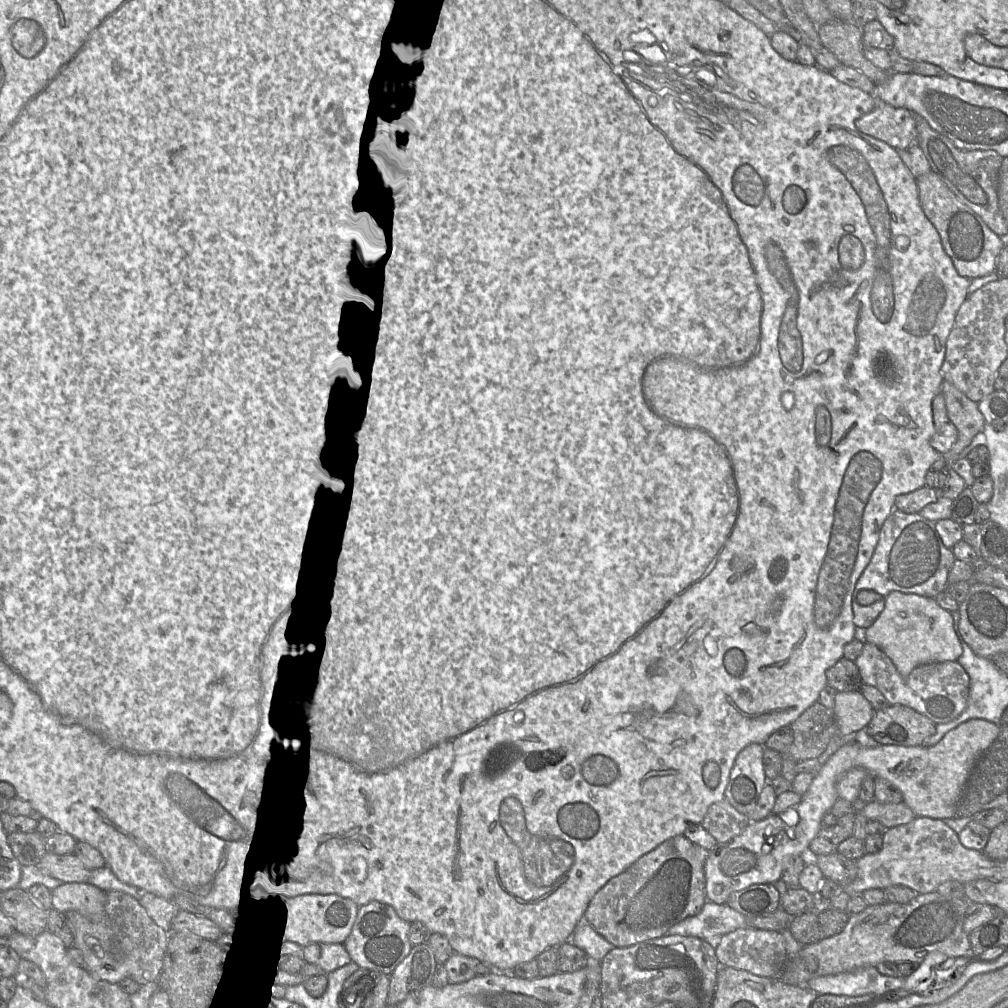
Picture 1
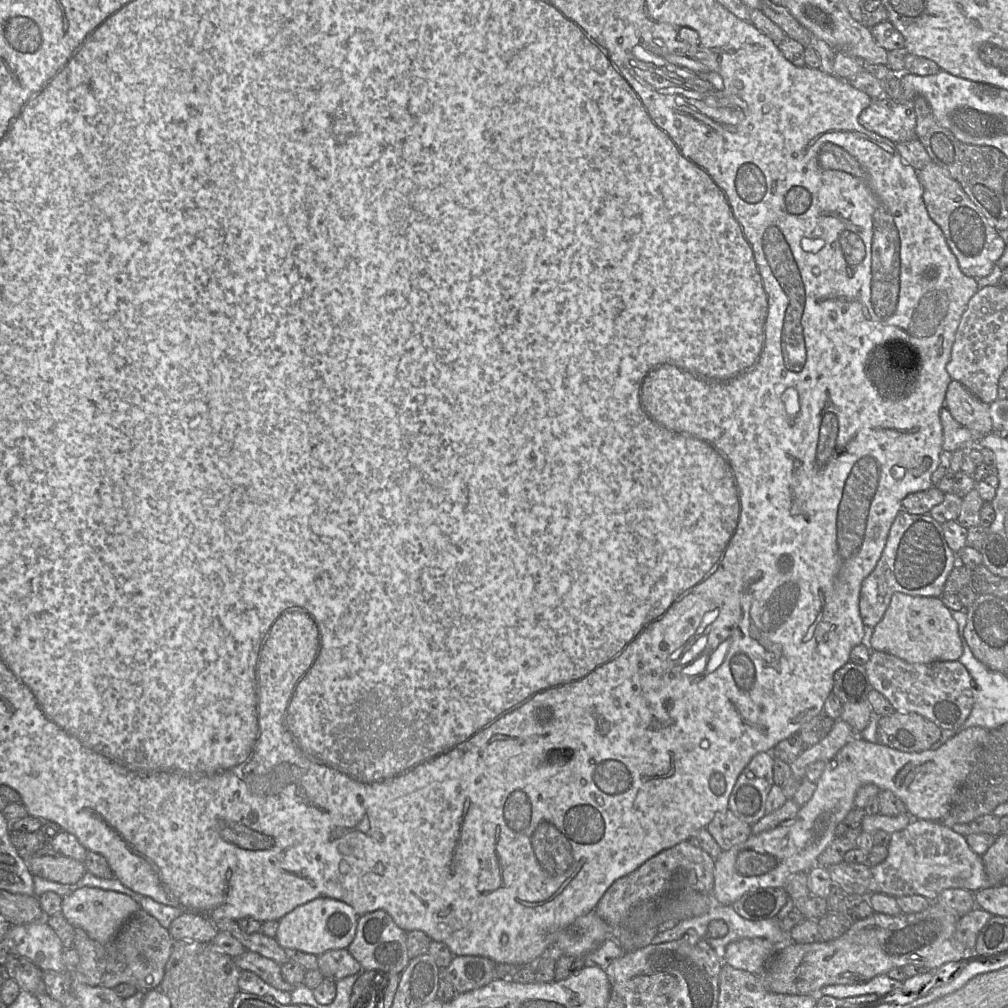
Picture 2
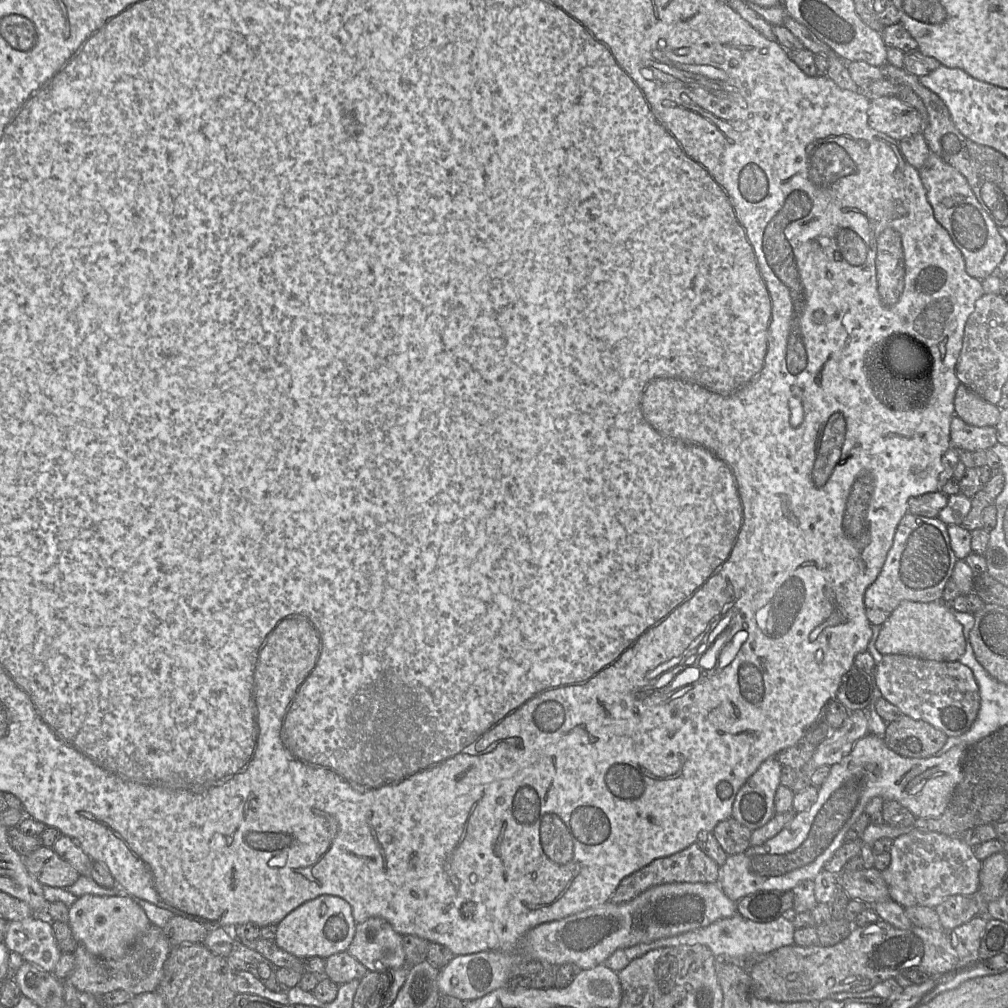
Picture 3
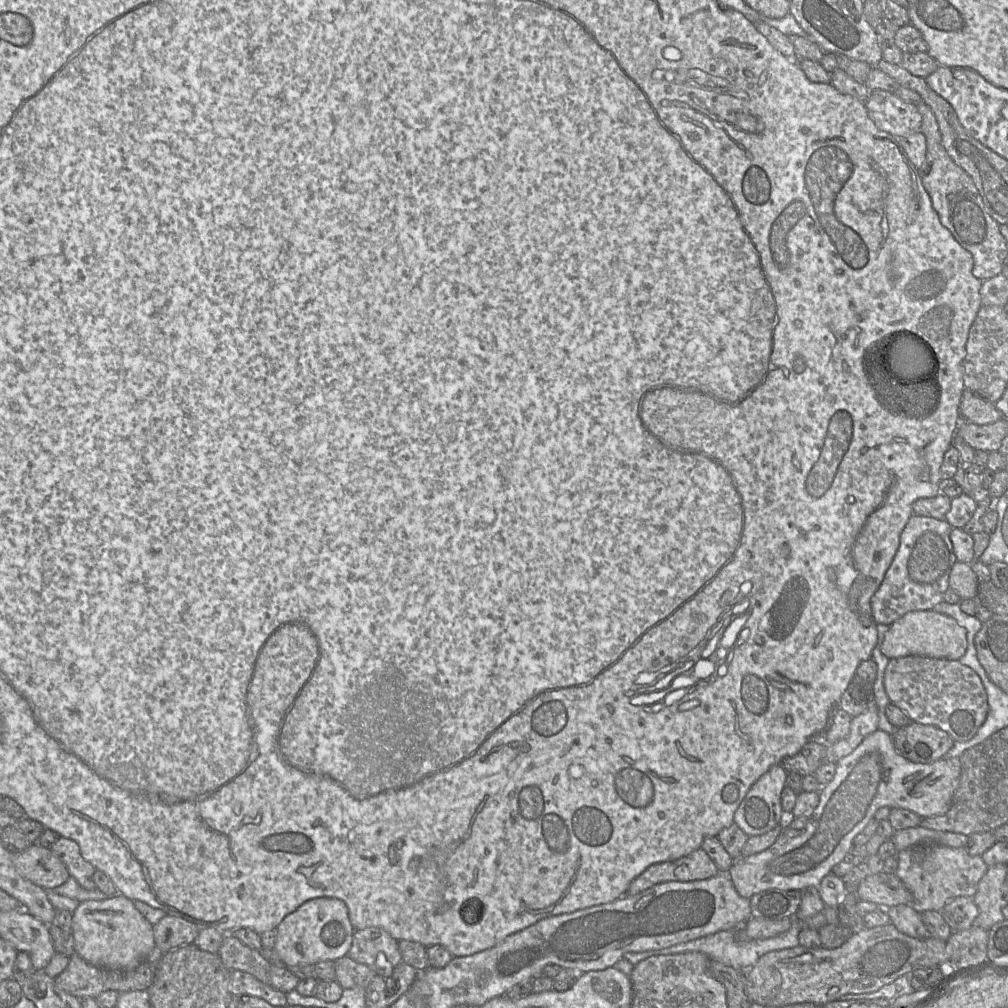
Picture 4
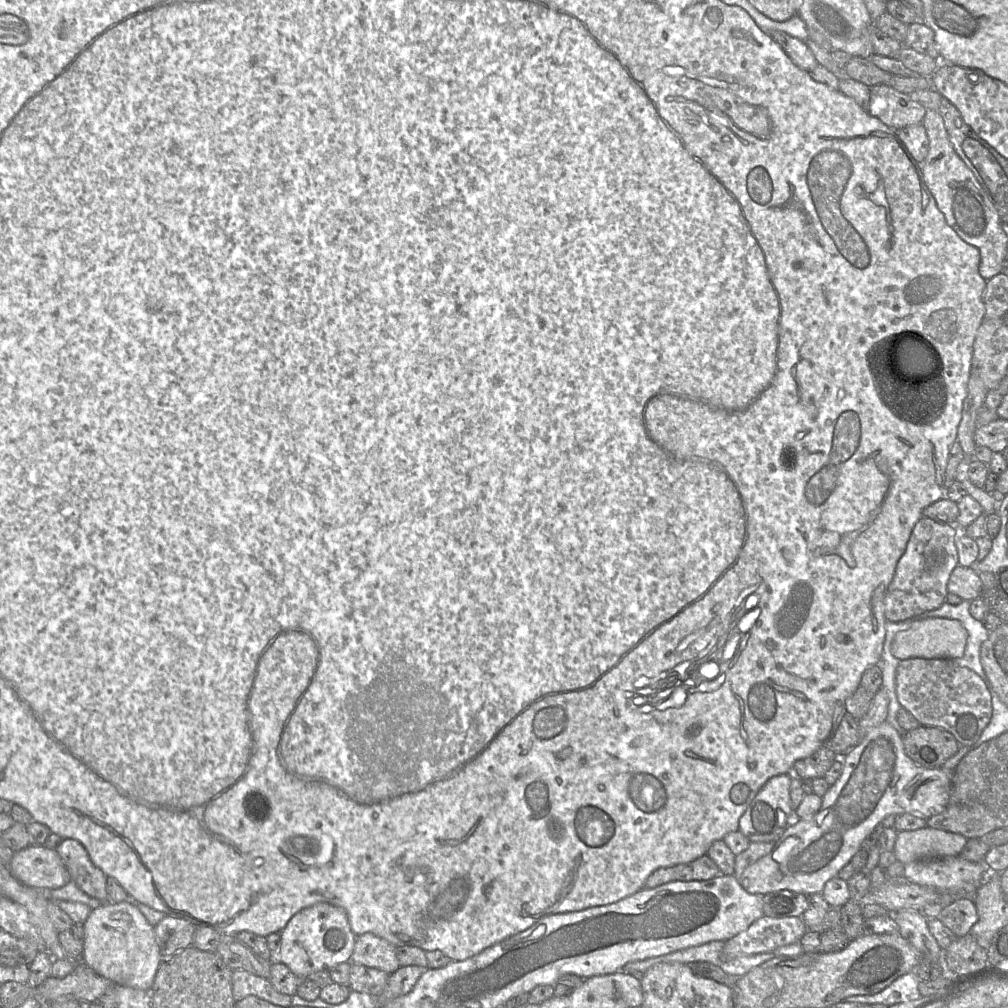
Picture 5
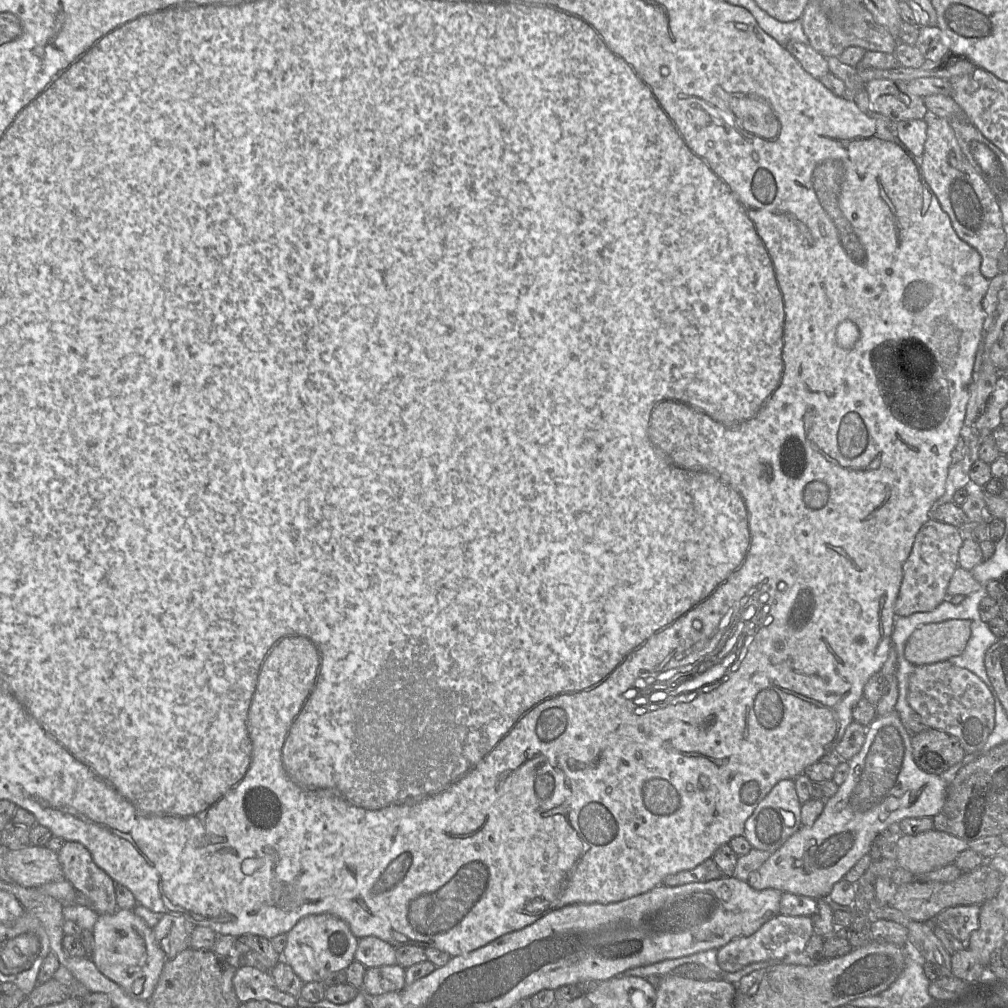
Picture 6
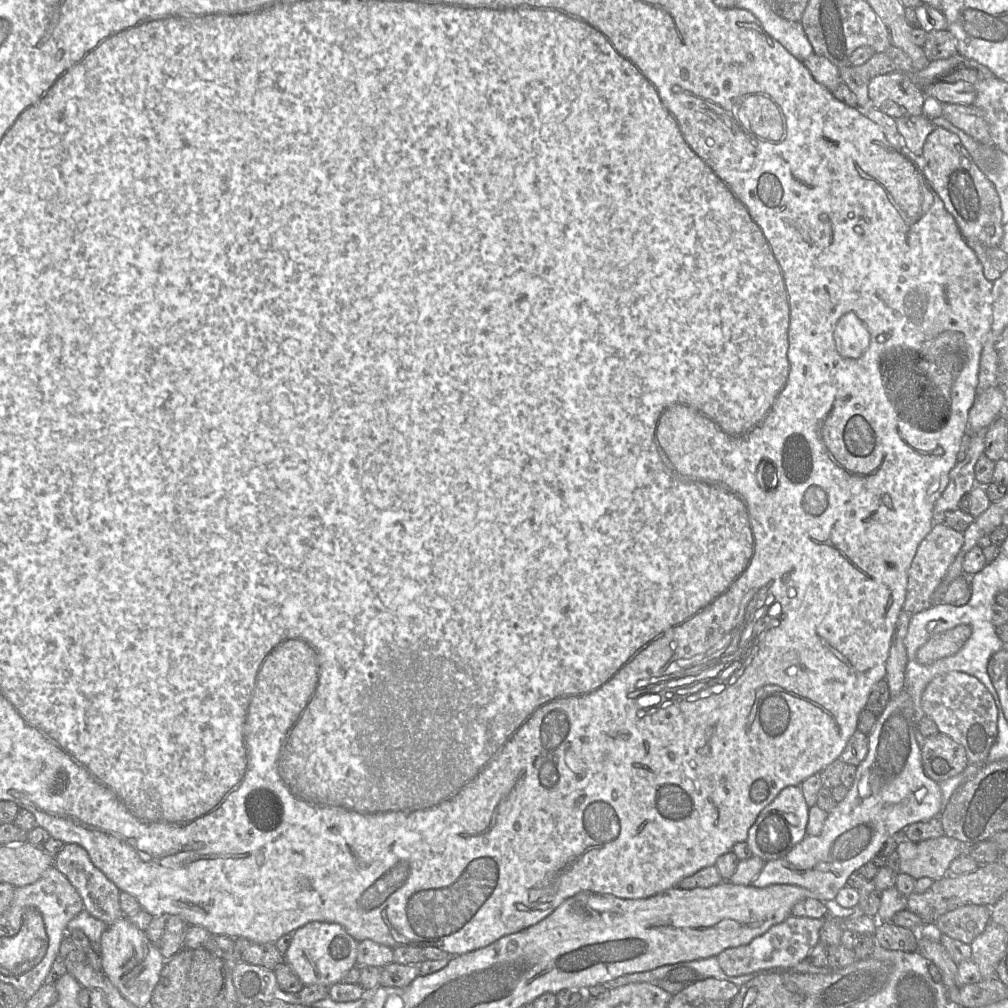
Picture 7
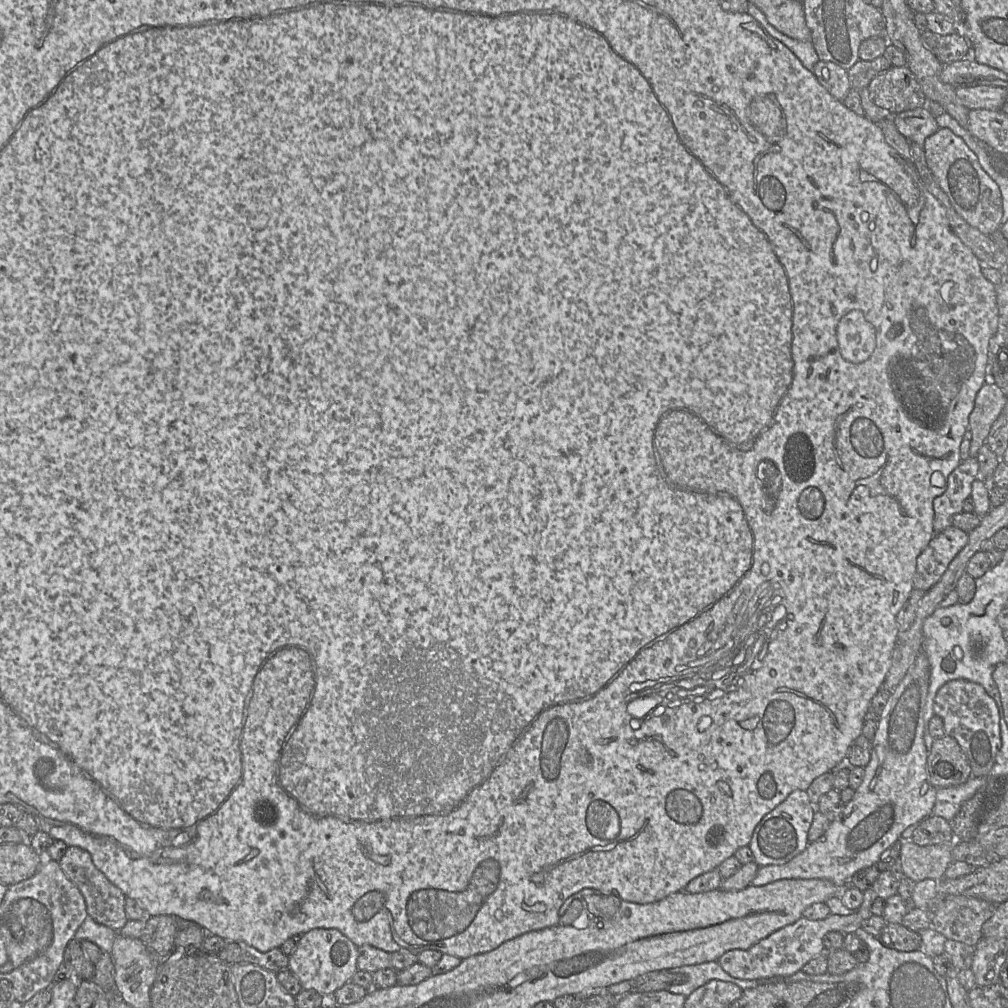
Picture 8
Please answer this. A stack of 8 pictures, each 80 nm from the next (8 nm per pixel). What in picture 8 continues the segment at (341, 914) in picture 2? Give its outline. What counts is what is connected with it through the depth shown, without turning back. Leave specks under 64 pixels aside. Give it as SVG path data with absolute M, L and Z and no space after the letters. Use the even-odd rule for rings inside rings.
M314 928L300 935L297 947L289 955L288 969L298 977L303 989L315 990L328 998L344 984L351 981L358 970L357 959L358 946L341 931L334 928Z

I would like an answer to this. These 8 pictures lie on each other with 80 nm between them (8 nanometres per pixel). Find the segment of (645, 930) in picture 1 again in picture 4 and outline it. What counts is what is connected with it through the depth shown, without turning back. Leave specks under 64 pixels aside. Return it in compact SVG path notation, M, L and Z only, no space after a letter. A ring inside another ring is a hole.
M701 848L672 861L649 866L629 885L626 895L635 895L669 881L688 882L715 877L720 873L715 862Z

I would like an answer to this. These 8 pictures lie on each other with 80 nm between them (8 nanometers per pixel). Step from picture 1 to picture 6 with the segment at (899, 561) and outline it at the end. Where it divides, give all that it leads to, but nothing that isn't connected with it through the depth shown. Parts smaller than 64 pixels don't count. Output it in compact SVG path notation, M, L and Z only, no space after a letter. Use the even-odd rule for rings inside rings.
M932 518L922 525L903 564L902 581L894 604L896 617L932 611L946 599L950 578L959 566L959 549L965 537L962 529Z

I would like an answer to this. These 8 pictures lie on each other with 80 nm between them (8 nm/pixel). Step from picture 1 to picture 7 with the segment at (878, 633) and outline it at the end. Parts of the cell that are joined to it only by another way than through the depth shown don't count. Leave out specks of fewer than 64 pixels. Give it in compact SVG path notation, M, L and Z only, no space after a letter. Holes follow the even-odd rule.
M960 624L956 627L933 635L916 653L920 664L931 664L939 659L956 654L971 635L971 627Z

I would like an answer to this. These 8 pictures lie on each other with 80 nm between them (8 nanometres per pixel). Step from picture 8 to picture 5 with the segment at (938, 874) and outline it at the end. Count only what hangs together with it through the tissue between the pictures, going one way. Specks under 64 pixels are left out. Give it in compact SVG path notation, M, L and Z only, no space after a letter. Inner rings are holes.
M925 827L897 833L894 854L907 864L924 859L958 856L967 843L961 834Z

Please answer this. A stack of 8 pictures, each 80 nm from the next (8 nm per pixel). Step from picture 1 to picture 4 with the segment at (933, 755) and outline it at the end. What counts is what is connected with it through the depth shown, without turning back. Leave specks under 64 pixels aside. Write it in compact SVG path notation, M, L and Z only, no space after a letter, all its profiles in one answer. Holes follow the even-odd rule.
M877 729L849 755L836 763L833 779L822 787L819 804L809 815L798 817L783 829L775 843L768 849L747 857L734 860L727 872L737 892L744 898L768 890L802 890L809 886L818 888L821 880L832 872L832 868L843 860L853 846L854 838L864 830L875 812L881 807L910 810L922 818L945 814L959 785L961 761L959 757L942 758L930 764L912 762L901 756L895 749L890 734Z

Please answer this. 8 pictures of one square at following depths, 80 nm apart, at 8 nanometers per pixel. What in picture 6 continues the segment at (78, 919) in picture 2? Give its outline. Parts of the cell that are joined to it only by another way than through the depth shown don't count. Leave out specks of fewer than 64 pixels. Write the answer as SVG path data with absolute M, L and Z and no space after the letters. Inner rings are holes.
M118 909L112 914L99 915L93 930L94 949L90 958L99 971L136 1000L149 1001L158 983L167 958L159 947L153 930L133 910Z

